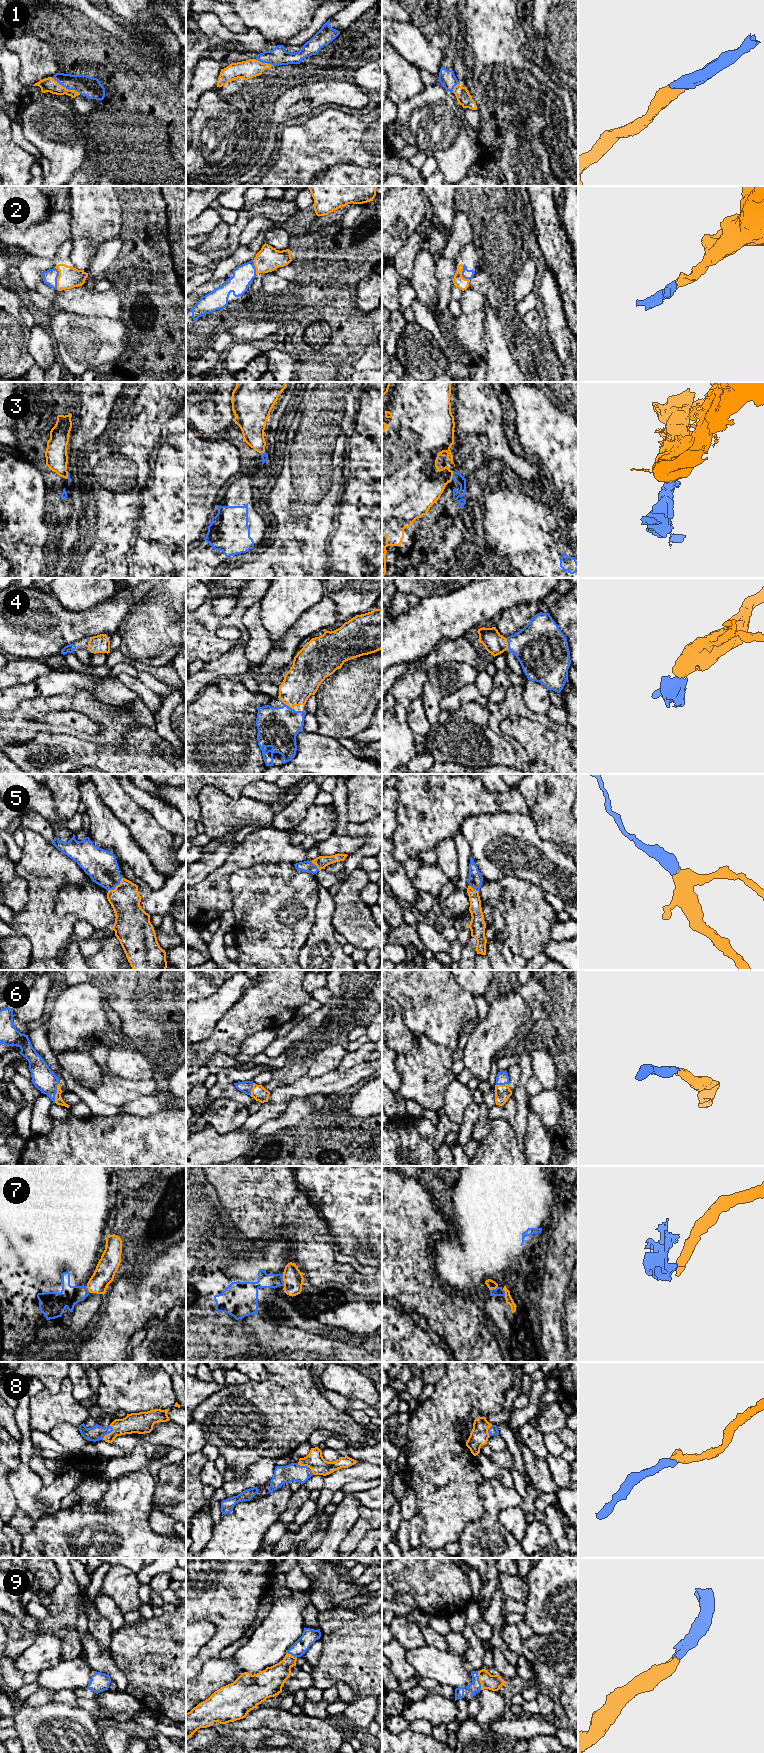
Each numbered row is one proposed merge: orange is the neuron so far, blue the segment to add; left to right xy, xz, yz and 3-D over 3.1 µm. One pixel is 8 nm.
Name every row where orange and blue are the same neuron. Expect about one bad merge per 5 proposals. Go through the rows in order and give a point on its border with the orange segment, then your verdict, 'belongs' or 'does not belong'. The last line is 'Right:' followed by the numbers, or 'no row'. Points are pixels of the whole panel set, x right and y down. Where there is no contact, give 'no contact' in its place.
1: contact xy (65, 88); belongs
2: contact xy (57, 278); belongs
3: contact yz (452, 475); does not belong
4: contact yz (507, 644); belongs
5: contact xy (116, 886); belongs
6: contact xy (57, 1092); belongs
7: contact xz (283, 1280); does not belong
8: contact xz (306, 1465); belongs
9: contact yz (479, 1680); belongs
Right: 1, 2, 4, 5, 6, 8, 9

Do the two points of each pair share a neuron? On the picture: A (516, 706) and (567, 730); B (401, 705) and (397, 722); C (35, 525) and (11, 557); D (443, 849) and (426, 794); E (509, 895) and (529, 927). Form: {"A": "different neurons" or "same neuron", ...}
{"A": "same neuron", "B": "same neuron", "C": "same neuron", "D": "different neurons", "E": "same neuron"}

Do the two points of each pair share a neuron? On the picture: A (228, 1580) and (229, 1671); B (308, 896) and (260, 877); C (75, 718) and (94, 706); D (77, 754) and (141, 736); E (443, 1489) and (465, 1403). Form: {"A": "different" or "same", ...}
{"A": "different", "B": "same", "C": "different", "D": "same", "E": "same"}

